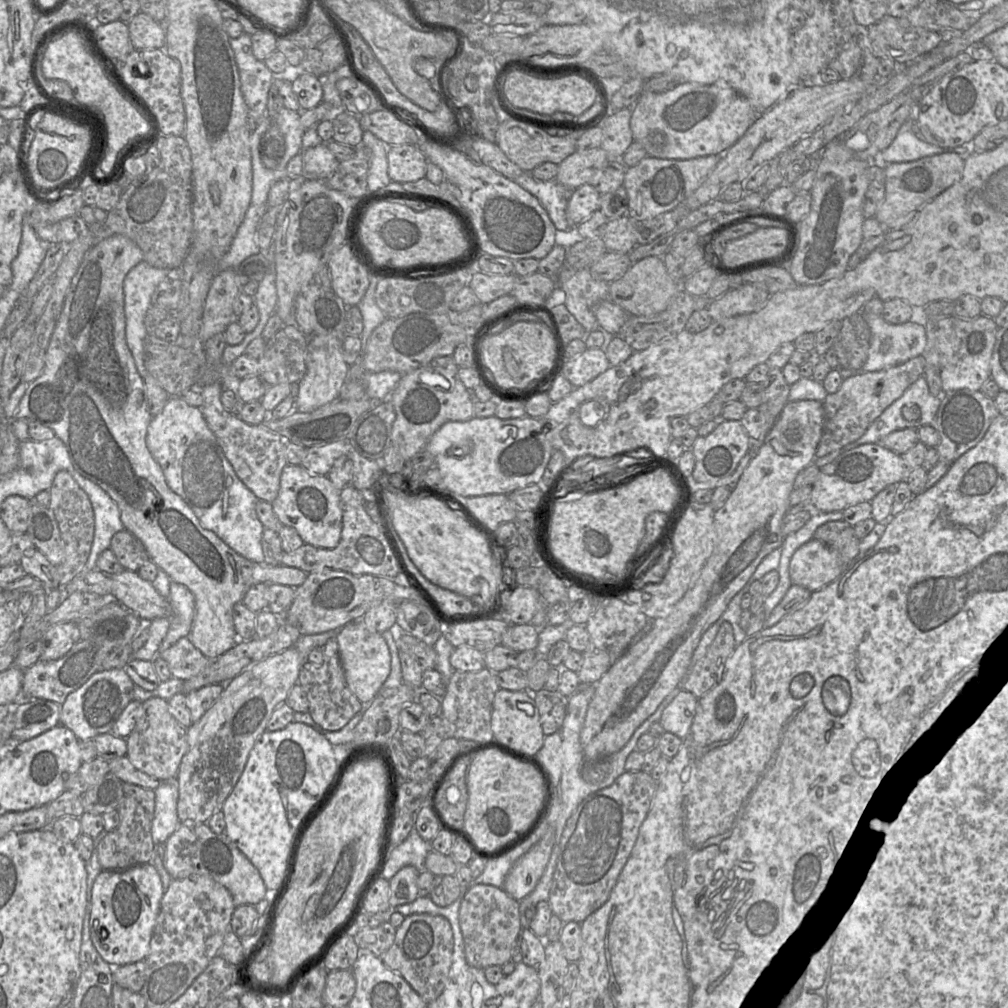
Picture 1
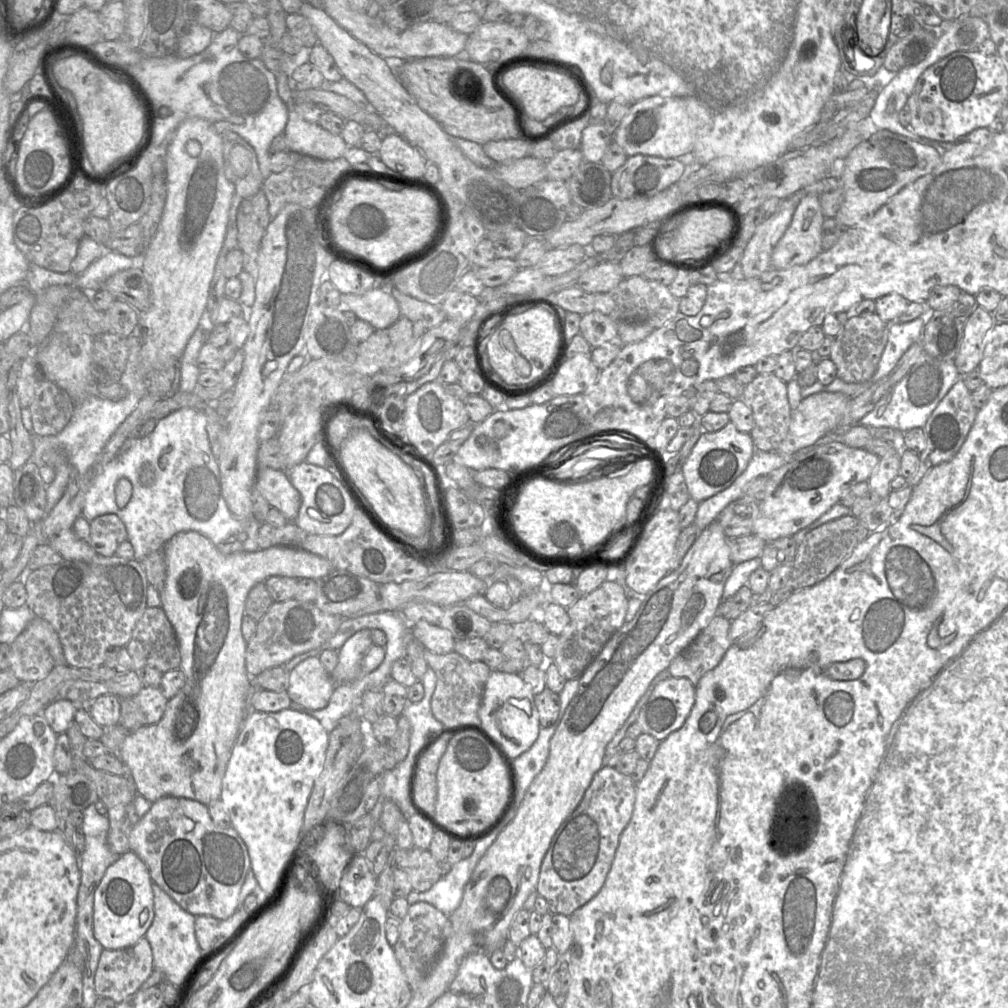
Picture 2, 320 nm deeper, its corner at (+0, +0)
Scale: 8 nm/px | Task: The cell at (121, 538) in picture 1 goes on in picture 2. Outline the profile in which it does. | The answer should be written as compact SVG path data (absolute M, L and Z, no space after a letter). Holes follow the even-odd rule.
M103 514L90 523L90 536L86 541L96 554L110 557L117 547L127 541L127 531L123 522L115 514Z

